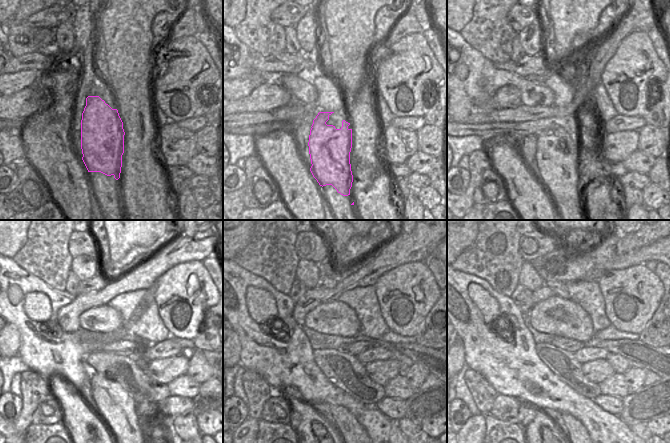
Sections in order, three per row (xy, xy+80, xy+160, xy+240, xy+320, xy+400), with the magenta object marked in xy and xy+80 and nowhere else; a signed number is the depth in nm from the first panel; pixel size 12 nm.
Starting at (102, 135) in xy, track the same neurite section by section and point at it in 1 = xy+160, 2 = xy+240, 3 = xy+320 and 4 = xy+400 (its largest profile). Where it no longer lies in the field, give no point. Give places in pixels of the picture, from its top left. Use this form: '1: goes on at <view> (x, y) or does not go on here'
1: goes on at xy+160 (559, 175)
2: goes on at xy+240 (116, 407)
3: goes on at xy+320 (345, 422)
4: goes on at xy+400 (571, 423)

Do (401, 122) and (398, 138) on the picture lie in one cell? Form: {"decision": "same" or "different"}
{"decision": "different"}

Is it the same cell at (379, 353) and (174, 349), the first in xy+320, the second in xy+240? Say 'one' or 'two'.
one

